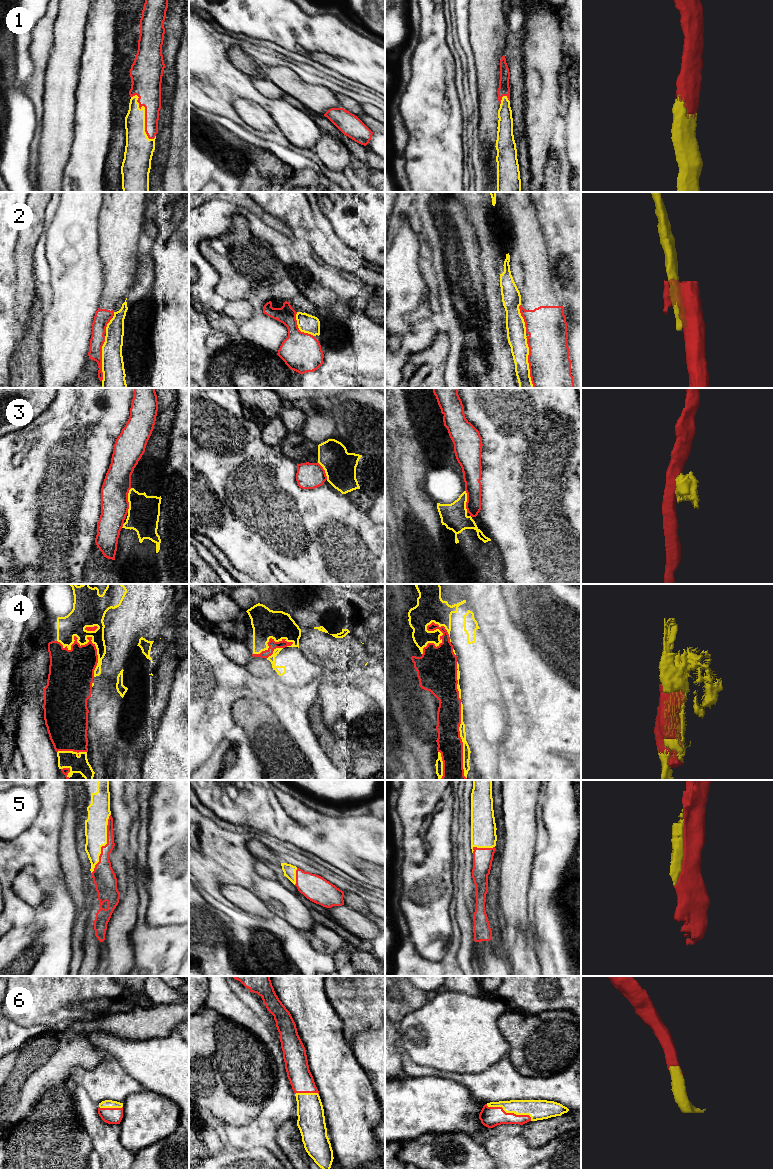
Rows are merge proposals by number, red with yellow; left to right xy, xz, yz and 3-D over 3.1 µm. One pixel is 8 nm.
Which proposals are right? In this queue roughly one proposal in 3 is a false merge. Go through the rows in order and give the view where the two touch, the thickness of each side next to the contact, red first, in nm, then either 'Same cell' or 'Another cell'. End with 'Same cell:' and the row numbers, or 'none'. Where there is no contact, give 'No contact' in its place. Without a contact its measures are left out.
1: Touches red in xy. Thickness 220 nm (red) against 200 nm. Same cell
2: Touches red in yz. Thickness 340 nm (red) against 160 nm. Another cell
3: Touches red in xy. Thickness 220 nm (red) against 260 nm. Another cell
4: Touches red in xy. Thickness 300 nm (red) against 260 nm. Same cell
5: Touches red in xy. Thickness 180 nm (red) against 180 nm. Same cell
6: Touches red in yz. Thickness 160 nm (red) against 160 nm. Same cell
Same cell: 1, 4, 5, 6

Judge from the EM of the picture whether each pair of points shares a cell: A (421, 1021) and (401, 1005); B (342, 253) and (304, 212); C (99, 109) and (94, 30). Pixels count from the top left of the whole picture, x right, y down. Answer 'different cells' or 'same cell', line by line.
A: different cells
B: same cell
C: same cell

